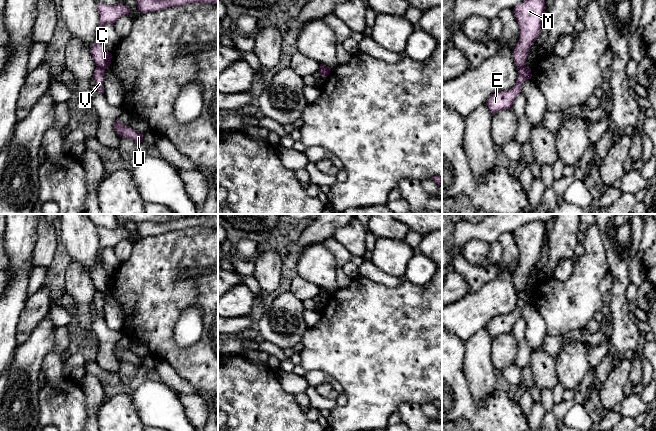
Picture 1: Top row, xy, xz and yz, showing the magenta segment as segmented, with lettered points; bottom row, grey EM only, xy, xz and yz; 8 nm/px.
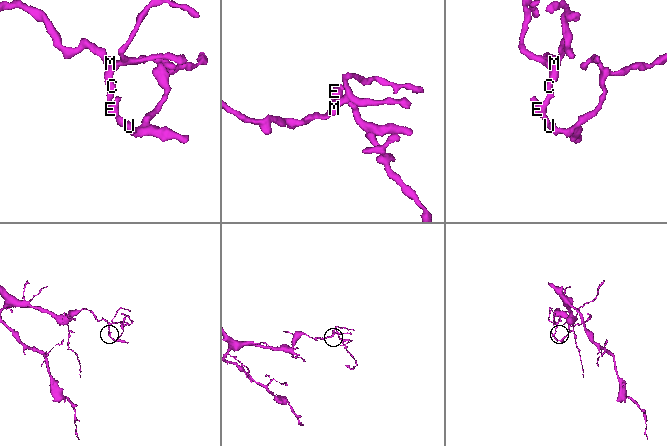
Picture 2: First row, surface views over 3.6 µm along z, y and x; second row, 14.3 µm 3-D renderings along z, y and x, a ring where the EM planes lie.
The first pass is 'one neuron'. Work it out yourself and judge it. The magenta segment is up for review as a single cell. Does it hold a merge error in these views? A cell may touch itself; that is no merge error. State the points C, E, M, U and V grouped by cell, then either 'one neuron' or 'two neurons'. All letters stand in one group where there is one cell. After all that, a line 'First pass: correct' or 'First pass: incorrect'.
C M / E U V; two neurons
First pass: incorrect

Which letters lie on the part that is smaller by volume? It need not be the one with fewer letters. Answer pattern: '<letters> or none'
E, U, V

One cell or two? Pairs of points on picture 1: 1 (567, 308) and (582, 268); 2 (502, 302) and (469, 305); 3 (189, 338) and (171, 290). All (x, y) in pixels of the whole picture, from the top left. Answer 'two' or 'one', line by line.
1: one
2: one
3: two

